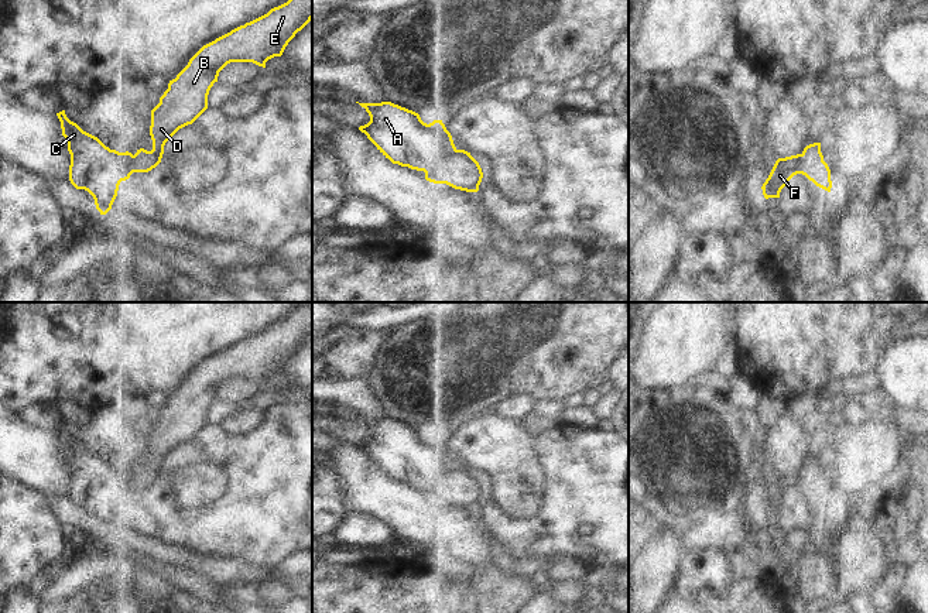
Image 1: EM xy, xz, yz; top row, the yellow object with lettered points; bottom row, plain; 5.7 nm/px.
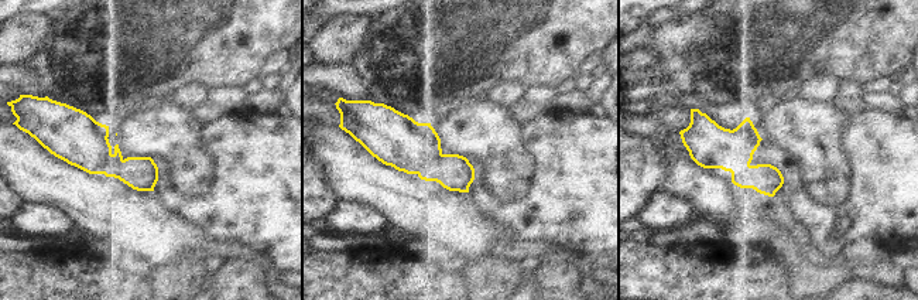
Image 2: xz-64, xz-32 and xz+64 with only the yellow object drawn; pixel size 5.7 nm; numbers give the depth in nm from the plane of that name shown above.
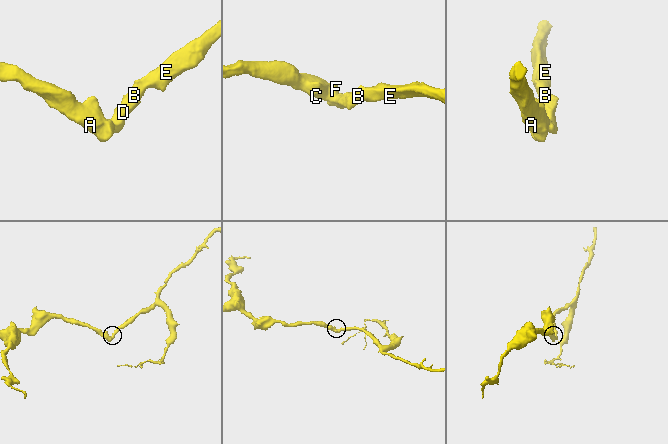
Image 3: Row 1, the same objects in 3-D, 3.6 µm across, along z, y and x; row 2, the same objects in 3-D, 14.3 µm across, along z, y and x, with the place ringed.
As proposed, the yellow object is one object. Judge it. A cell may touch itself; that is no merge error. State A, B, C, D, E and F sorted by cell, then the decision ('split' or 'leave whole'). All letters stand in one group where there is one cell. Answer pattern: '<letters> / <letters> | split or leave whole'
A C F / B D E | split

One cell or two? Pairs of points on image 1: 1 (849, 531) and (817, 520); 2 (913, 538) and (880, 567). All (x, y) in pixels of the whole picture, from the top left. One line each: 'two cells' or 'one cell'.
1: two cells
2: two cells

